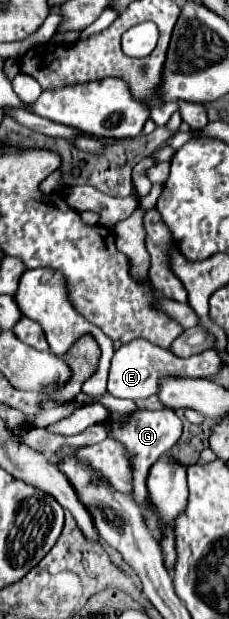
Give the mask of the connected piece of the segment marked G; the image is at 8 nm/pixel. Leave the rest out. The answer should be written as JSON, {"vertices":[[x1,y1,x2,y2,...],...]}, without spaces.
{"vertices":[[159,409,159,411,137,411,135,415,127,417,127,425,121,429,117,427,117,423,111,423,113,431,111,437,117,439,119,443,123,443,129,451,129,455,133,455,133,477,135,477,135,487,133,487,133,499,137,503,147,503,145,499,145,475,149,473,149,467,165,453,169,451,181,437,181,429,183,423,177,417,177,413,173,409]]}

